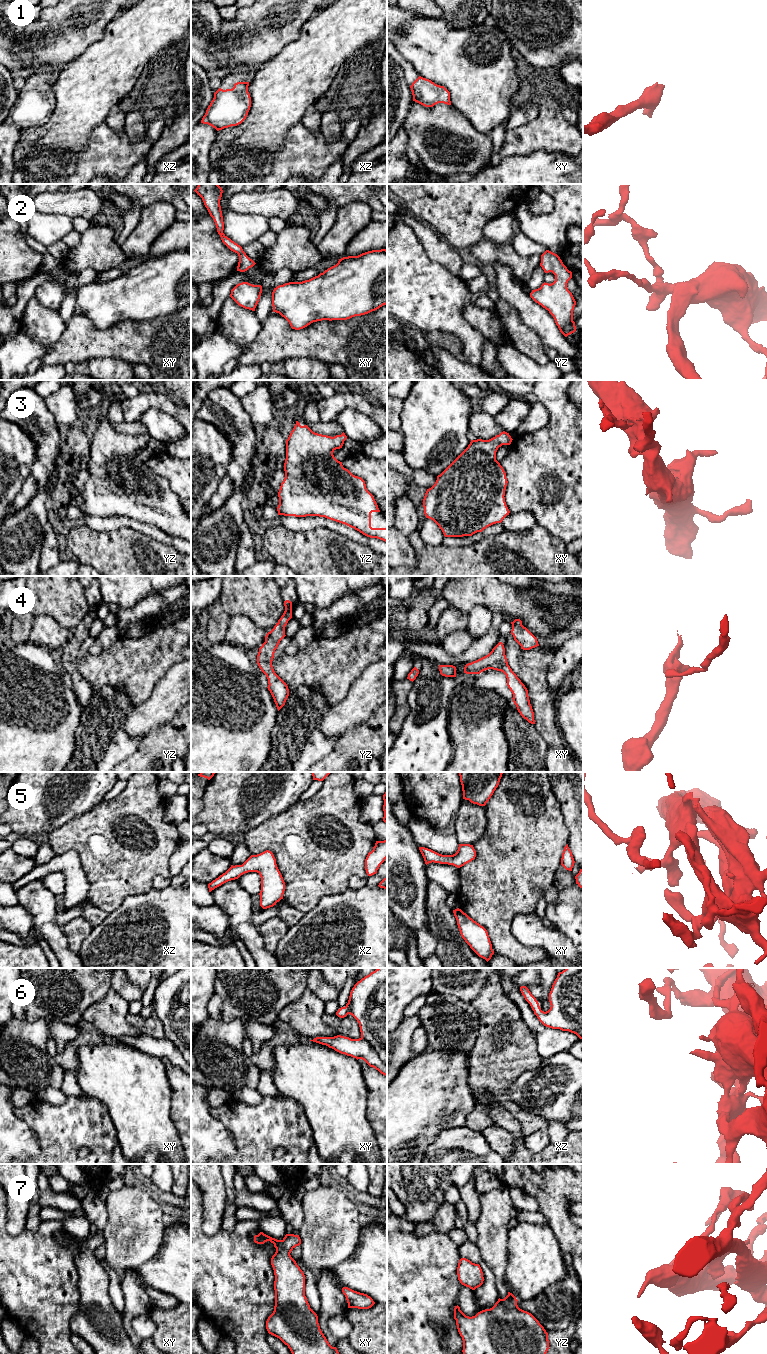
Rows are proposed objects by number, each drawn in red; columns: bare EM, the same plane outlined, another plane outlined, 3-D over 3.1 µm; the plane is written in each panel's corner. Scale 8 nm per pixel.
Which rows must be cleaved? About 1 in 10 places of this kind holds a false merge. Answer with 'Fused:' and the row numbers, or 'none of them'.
Fused: none of them

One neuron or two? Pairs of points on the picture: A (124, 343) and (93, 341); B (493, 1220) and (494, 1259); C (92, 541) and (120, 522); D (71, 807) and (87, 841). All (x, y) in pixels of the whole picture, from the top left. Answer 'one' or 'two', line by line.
A: one
B: one
C: two
D: two

